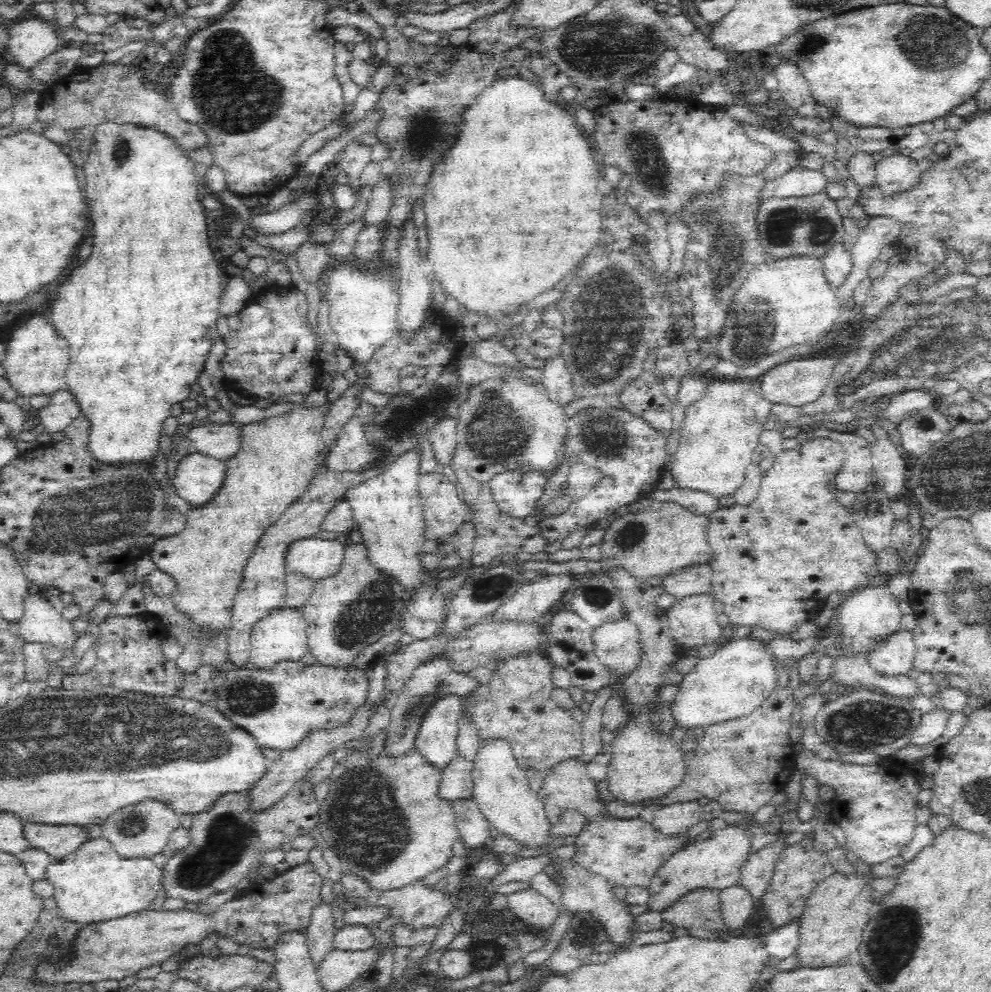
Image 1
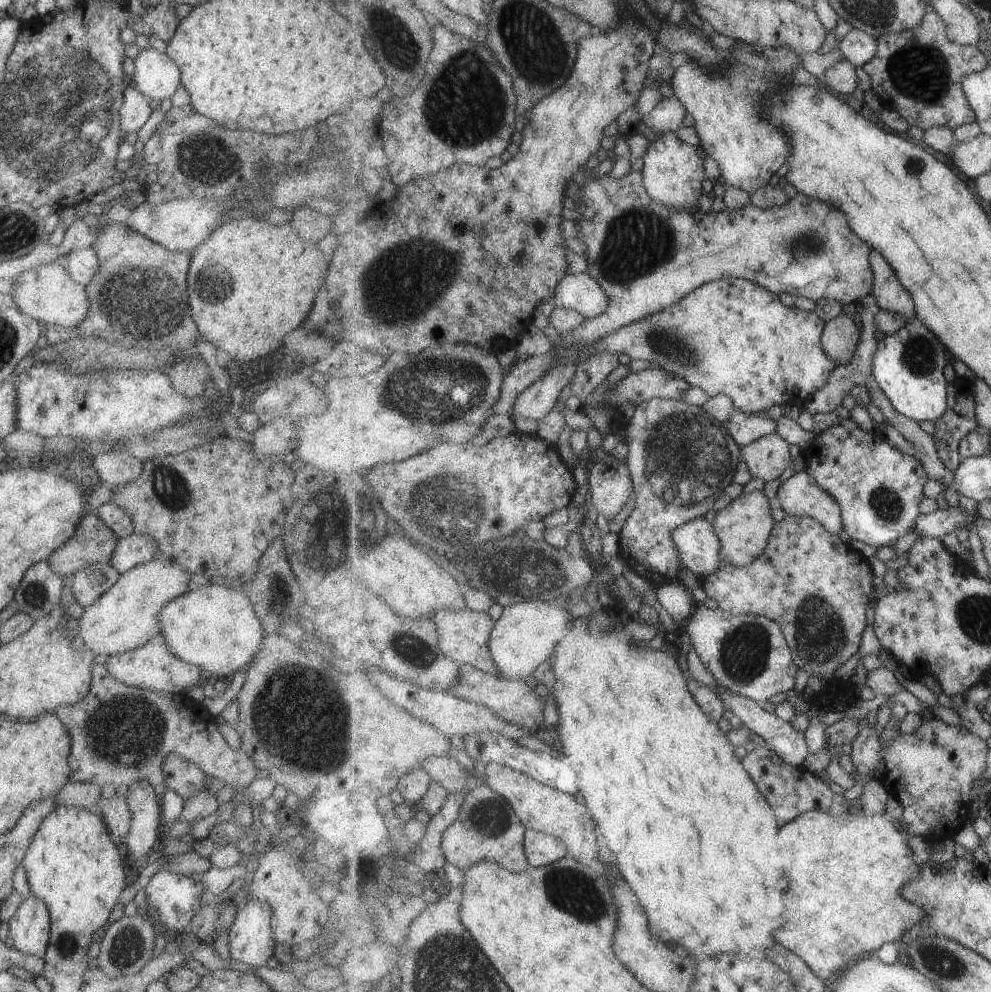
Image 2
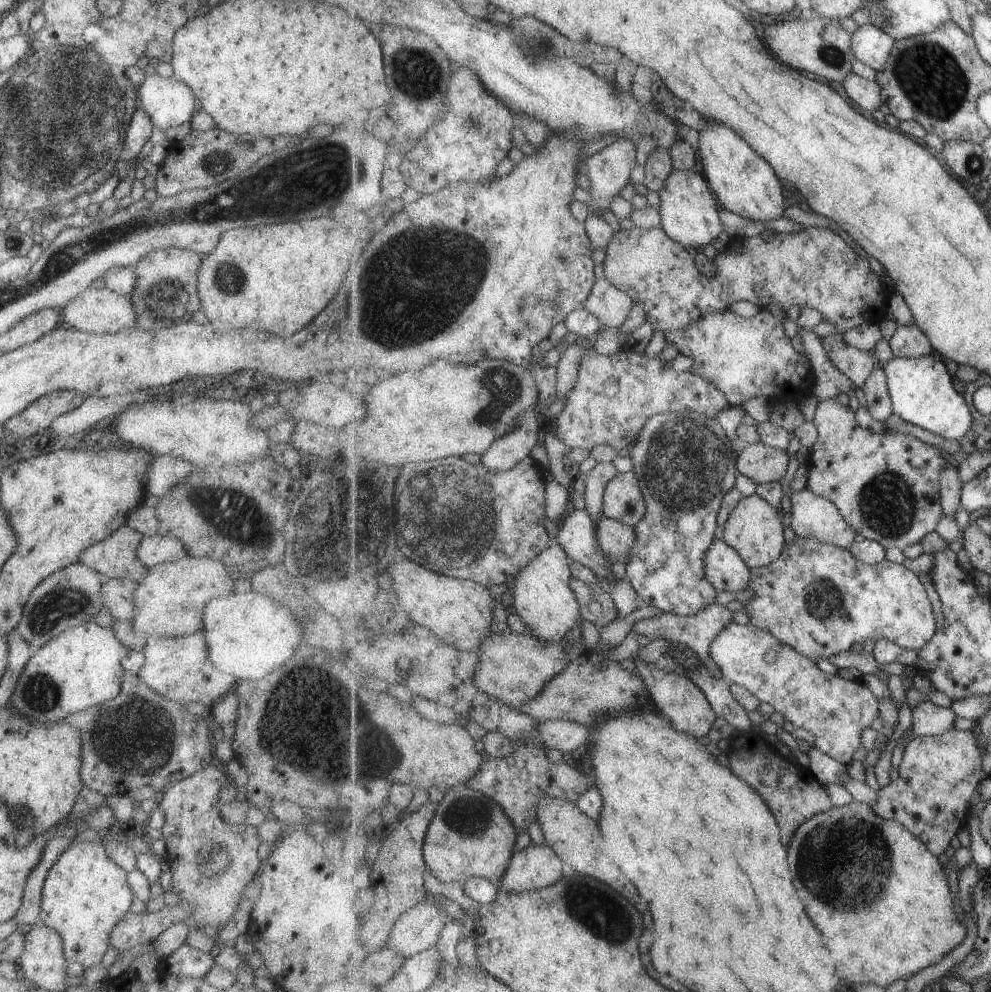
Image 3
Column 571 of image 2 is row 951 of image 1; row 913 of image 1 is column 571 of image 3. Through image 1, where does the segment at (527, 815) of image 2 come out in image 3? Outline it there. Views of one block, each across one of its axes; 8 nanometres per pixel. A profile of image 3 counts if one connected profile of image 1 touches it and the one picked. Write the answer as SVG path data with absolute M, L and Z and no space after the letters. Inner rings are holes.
M546 796L546 798L542 798L542 801L538 805L539 822L541 823L547 841L546 844L552 846L566 864L569 864L576 873L583 876L592 876L592 878L618 888L618 892L622 892L628 900L634 900L634 904L638 904L640 912L646 916L646 936L642 938L644 960L646 960L646 966L650 968L650 972L656 974L656 968L652 966L652 946L656 942L656 920L654 920L654 914L652 914L648 902L642 898L642 894L636 888L636 884L628 880L628 876L624 874L624 870L616 864L616 861L612 857L604 854L606 836L602 832L601 821L586 814L577 803L570 802L570 800Z

